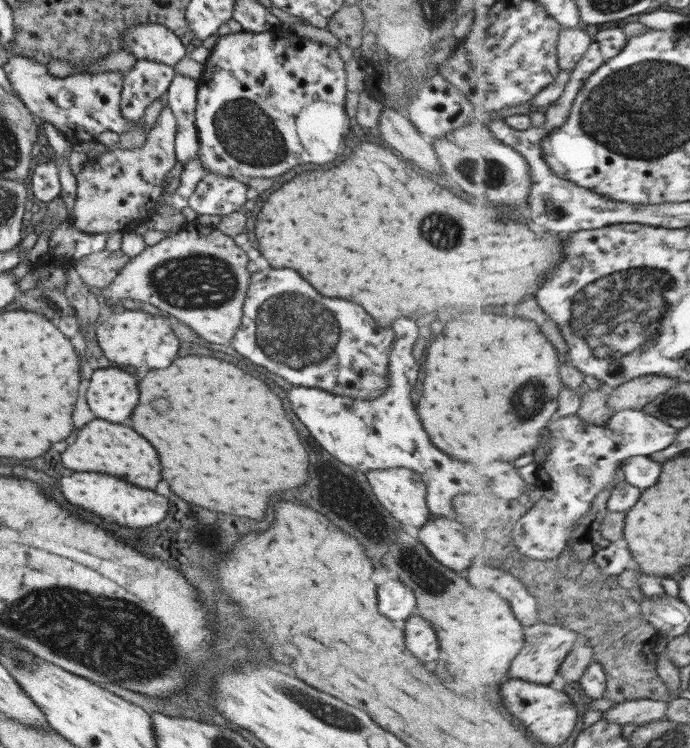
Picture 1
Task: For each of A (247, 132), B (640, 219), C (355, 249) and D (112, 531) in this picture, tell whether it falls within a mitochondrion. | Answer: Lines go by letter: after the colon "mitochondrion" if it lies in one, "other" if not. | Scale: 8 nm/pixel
A: mitochondrion
B: other
C: other
D: other

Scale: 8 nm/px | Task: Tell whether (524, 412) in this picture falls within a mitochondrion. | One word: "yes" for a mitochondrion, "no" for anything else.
yes

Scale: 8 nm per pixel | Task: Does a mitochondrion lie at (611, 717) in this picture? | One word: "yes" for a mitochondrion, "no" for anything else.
no

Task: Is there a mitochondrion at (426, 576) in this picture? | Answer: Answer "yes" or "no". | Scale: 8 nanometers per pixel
yes

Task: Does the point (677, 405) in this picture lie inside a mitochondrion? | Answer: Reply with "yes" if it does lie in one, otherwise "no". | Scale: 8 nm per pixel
yes

